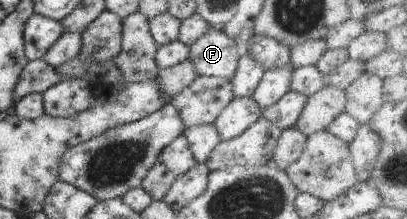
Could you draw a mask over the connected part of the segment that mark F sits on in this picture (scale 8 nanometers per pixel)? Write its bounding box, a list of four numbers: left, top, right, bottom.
[188,27,238,79]

